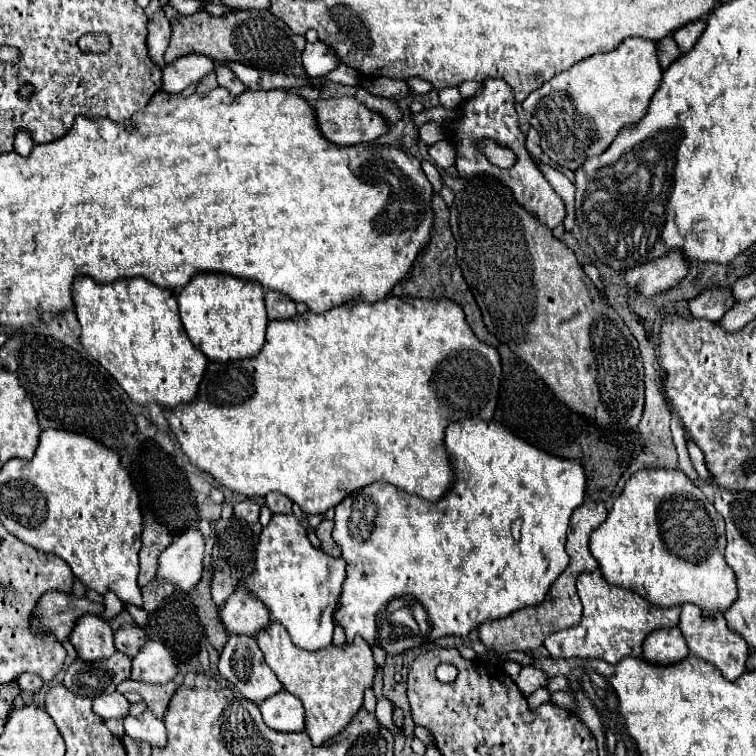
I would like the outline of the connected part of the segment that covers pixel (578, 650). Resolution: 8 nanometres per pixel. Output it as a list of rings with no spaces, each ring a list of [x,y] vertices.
[[[599,569],[581,573],[577,579],[577,591],[583,603],[581,623],[577,627],[551,633],[545,639],[545,647],[555,659],[571,659],[571,657],[603,659],[611,665],[617,665],[625,657],[641,657],[643,639],[651,631],[671,629],[677,627],[679,623],[681,607],[669,607],[669,609],[655,607],[647,599],[635,595],[629,589],[609,585]]]

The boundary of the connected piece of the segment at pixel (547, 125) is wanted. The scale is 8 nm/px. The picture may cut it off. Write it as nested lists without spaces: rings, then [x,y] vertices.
[[[629,37],[621,45],[617,45],[615,51],[597,53],[593,57],[587,57],[575,63],[565,73],[559,73],[551,81],[543,83],[523,101],[523,113],[529,125],[541,131],[543,153],[547,153],[551,161],[555,161],[557,165],[575,171],[577,167],[581,167],[581,163],[585,163],[585,159],[593,155],[601,155],[611,145],[611,141],[617,137],[621,127],[635,123],[645,115],[647,105],[661,83],[661,73],[663,69],[657,63],[655,43],[639,39],[639,37]]]

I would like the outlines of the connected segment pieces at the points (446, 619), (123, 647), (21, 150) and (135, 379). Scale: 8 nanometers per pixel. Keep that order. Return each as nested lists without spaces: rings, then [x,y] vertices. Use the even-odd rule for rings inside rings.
[[[463,419],[463,421],[455,421],[447,427],[445,431],[445,447],[453,459],[453,469],[457,471],[457,483],[455,487],[437,503],[429,503],[421,497],[409,495],[405,491],[399,491],[393,485],[387,483],[373,483],[363,487],[361,491],[351,493],[349,497],[345,497],[337,507],[335,507],[335,527],[333,527],[333,539],[337,543],[337,547],[341,549],[341,559],[345,559],[347,563],[347,579],[343,583],[343,593],[339,597],[339,605],[337,611],[333,615],[335,623],[343,627],[347,643],[353,643],[355,635],[363,637],[369,645],[377,645],[381,649],[385,649],[391,655],[399,655],[405,653],[413,647],[421,647],[427,645],[429,641],[447,637],[447,635],[459,635],[465,637],[469,635],[473,629],[477,629],[481,623],[485,621],[495,621],[501,617],[511,615],[513,611],[521,609],[521,607],[535,607],[539,605],[549,587],[553,585],[553,581],[567,569],[569,563],[569,555],[565,551],[565,541],[567,541],[567,527],[569,527],[569,519],[575,507],[579,507],[583,503],[585,497],[585,471],[577,461],[565,461],[565,459],[557,459],[551,457],[543,451],[539,451],[537,447],[525,443],[523,439],[517,439],[511,431],[507,431],[505,427],[501,427],[499,423],[493,421],[481,421],[481,419]],[[393,599],[401,599],[403,607],[411,607],[413,603],[419,603],[425,613],[427,613],[427,621],[415,621],[415,619],[407,619],[407,621],[399,621],[397,613],[393,613]]]
[[[123,625],[117,633],[115,633],[115,647],[117,651],[135,657],[137,651],[141,651],[141,647],[145,645],[145,633],[143,629],[135,627],[135,625]]]
[[[17,131],[15,133],[15,151],[19,153],[19,155],[29,155],[31,151],[33,151],[33,147],[35,147],[35,143],[33,143],[33,137],[27,133],[27,131]]]
[[[79,277],[73,283],[73,301],[81,323],[81,345],[113,375],[133,403],[161,403],[165,409],[175,409],[179,403],[197,399],[207,357],[189,341],[173,291],[153,287],[147,279],[99,285]]]

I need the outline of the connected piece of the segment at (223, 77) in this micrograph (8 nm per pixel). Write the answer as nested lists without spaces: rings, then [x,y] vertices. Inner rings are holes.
[[[217,65],[215,75],[217,75],[219,85],[225,87],[231,95],[241,95],[243,91],[247,91],[247,87],[241,83],[241,79],[237,79],[237,75],[233,75],[233,71],[229,71],[227,65]]]

